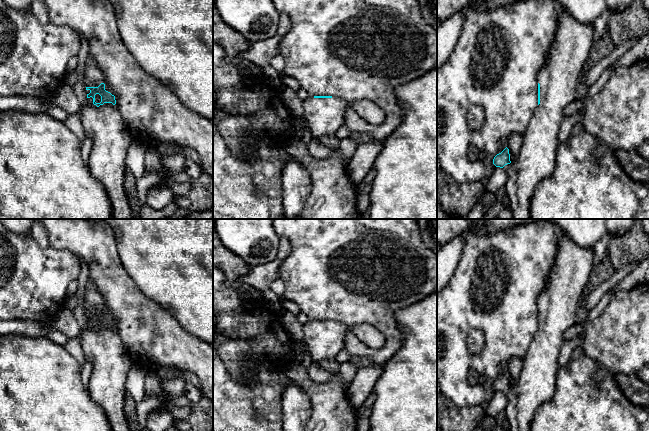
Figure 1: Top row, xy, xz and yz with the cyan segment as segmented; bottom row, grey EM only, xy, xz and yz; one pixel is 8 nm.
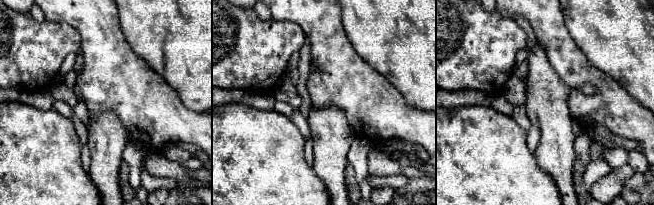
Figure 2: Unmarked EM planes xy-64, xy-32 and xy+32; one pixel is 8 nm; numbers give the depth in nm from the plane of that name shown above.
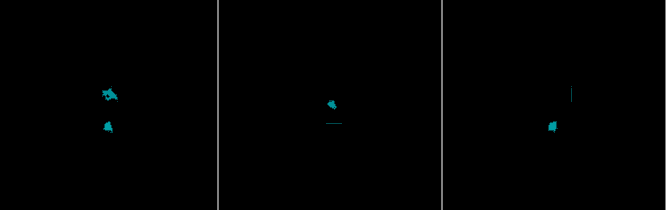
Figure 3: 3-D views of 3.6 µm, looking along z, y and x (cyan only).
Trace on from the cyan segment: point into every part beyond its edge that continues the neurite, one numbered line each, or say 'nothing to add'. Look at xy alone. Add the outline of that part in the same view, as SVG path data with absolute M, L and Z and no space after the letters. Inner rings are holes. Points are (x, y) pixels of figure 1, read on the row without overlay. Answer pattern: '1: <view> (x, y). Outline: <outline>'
1: xy (92, 300). Outline: M88 281L84 293L85 311L98 310L104 305L104 300L97 292L96 287Z

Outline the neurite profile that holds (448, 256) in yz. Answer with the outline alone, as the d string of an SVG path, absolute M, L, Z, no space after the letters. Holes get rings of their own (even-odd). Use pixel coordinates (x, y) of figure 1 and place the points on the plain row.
M464 233L441 246L437 251L437 293L440 292L453 276L462 256Z

